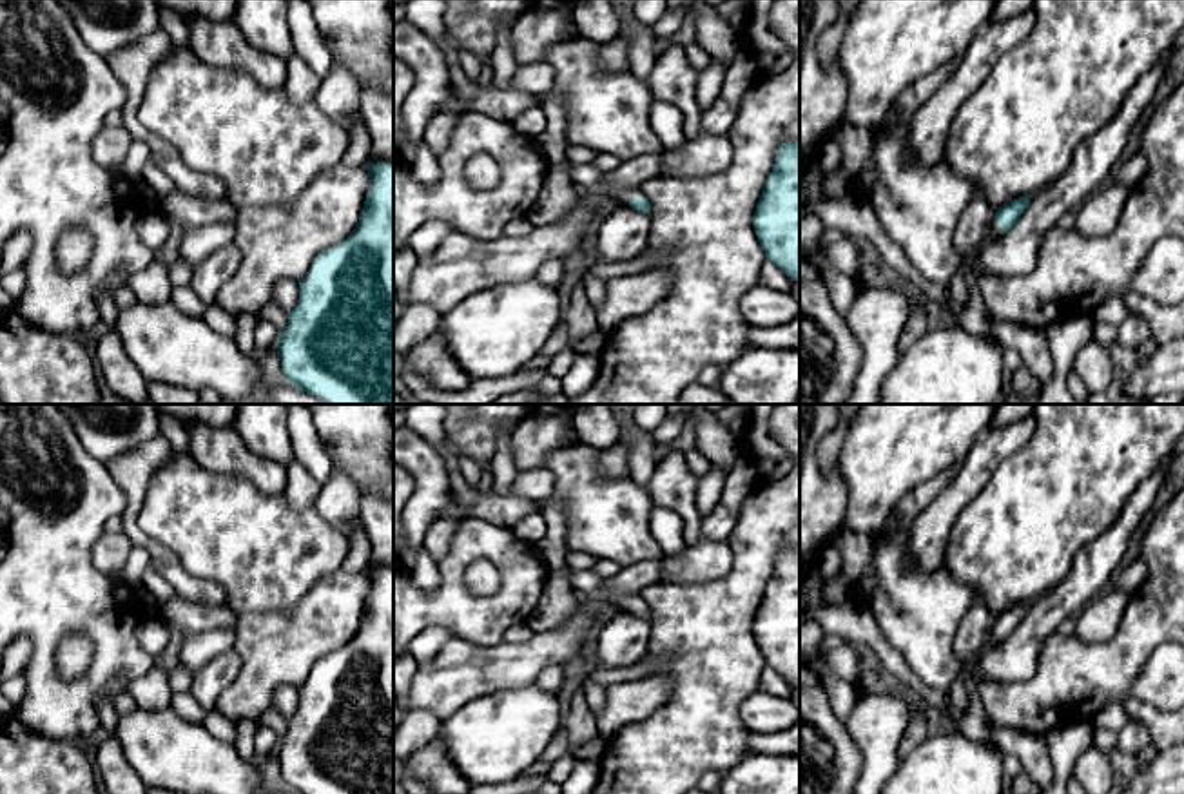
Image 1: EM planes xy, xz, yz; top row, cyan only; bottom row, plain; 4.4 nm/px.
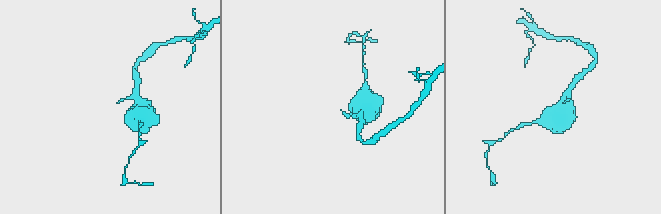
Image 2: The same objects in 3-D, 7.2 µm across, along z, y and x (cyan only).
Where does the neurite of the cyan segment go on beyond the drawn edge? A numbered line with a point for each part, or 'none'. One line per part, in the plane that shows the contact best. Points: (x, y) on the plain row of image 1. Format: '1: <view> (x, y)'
1: xz (622, 600)

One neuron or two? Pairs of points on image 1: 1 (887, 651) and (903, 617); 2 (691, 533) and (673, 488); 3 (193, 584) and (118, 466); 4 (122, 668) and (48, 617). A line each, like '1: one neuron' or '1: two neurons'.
1: two neurons
2: one neuron
3: one neuron
4: one neuron

